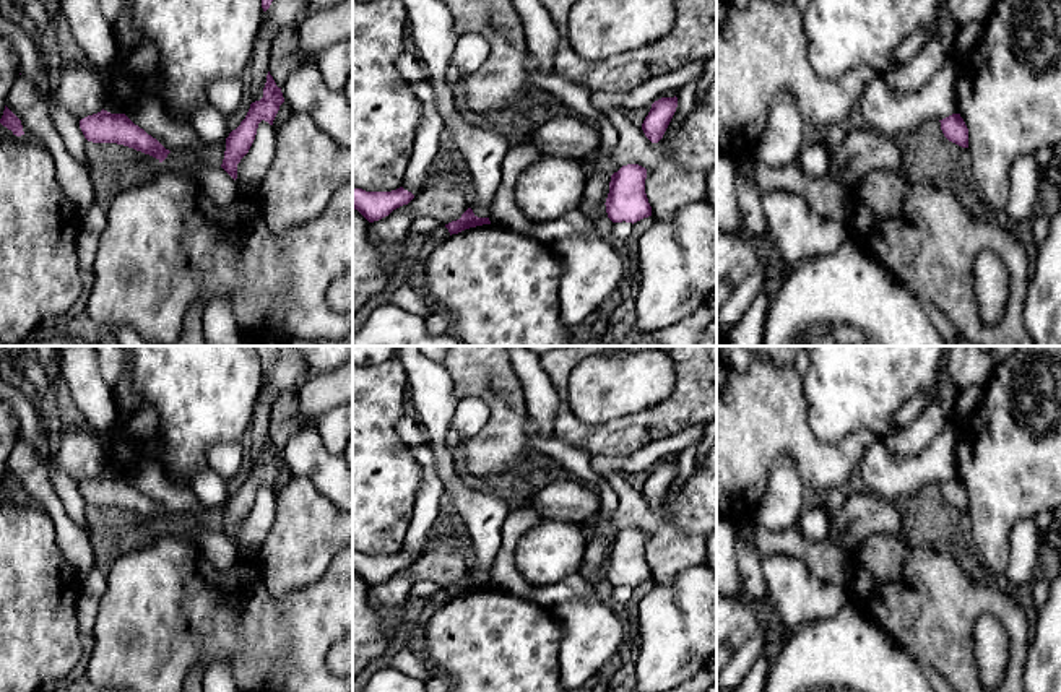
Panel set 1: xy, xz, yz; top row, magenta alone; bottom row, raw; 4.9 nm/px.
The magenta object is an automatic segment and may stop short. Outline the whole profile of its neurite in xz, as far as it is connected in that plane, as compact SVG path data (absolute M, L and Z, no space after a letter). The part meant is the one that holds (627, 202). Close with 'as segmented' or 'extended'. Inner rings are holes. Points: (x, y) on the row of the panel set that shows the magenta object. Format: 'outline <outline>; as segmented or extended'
outline M639 164L622 166L611 175L606 213L613 223L637 223L652 216L645 193L647 169Z; as segmented

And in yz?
outline M952 114L939 122L941 130L949 141L968 148L968 128L960 114Z; as segmented

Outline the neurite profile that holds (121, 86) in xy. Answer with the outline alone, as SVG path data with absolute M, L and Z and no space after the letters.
M122 58L107 67L102 73L104 110L125 114L130 102L140 94L141 81L125 68Z

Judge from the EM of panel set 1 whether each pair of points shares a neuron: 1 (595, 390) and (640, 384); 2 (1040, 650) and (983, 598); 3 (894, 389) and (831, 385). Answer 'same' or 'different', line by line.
1: same
2: different
3: same

